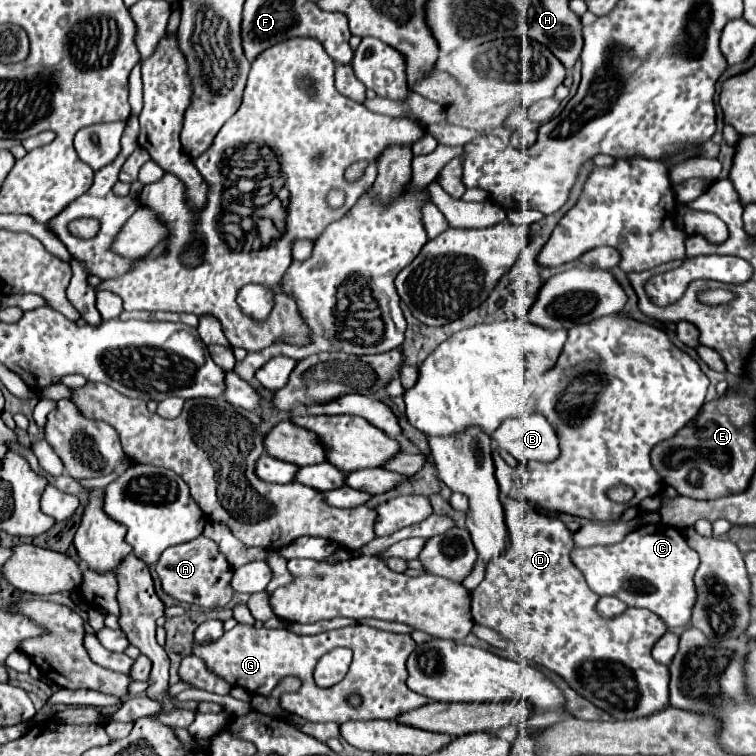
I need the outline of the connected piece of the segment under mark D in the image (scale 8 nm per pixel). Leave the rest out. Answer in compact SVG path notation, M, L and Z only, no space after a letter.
M493 451L495 476L504 501L504 523L508 529L508 547L486 565L482 583L470 591L470 607L474 623L484 625L500 633L504 639L516 645L520 657L528 663L550 669L560 675L576 693L608 711L616 719L636 719L652 715L668 705L668 667L654 661L652 647L666 633L666 625L658 615L646 609L628 607L622 615L602 617L596 611L598 595L588 587L582 573L576 571L570 553L574 549L572 531L558 519L536 511L534 505L512 495L513 469L496 451Z

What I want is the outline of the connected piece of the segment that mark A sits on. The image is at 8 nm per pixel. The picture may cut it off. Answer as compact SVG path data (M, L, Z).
M204 535L188 543L168 547L156 565L156 573L160 575L164 591L186 605L200 605L206 609L226 607L234 595L230 587L232 567L226 557L218 553L218 545L212 539L206 539Z

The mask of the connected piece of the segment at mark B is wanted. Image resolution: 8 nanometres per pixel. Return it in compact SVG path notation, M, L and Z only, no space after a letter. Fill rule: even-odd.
M540 413L522 419L506 419L492 433L492 439L498 443L498 447L514 455L522 465L528 465L530 461L550 463L560 455L558 437Z

